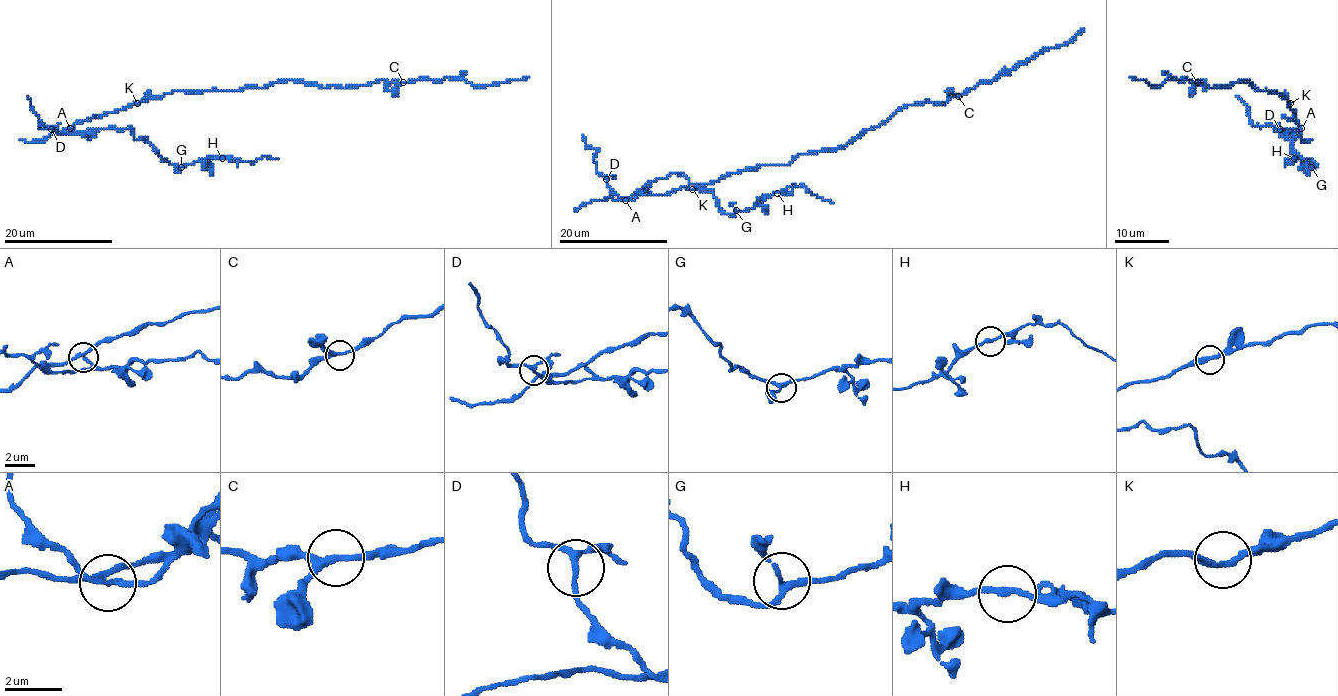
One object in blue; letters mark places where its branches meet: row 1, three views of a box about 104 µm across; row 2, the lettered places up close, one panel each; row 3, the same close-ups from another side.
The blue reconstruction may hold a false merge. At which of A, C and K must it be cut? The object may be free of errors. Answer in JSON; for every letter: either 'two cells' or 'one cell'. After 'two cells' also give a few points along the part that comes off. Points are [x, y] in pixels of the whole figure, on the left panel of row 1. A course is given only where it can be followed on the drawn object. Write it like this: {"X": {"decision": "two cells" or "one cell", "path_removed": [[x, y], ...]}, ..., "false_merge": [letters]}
{"A": {"decision": "two cells", "path_removed": [[70, 128], [130, 129], [174, 165], [279, 158]]}, "C": {"decision": "one cell"}, "K": {"decision": "one cell"}, "false_merge": ["A"]}

